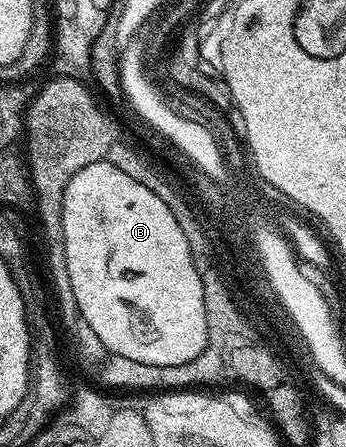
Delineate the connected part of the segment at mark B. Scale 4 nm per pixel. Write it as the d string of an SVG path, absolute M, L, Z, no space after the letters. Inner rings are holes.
M111 169L74 172L62 201L66 267L81 317L106 351L142 365L182 365L194 361L206 345L208 322L203 285L191 257L182 227L172 223L160 199L152 199L132 179L118 177Z

